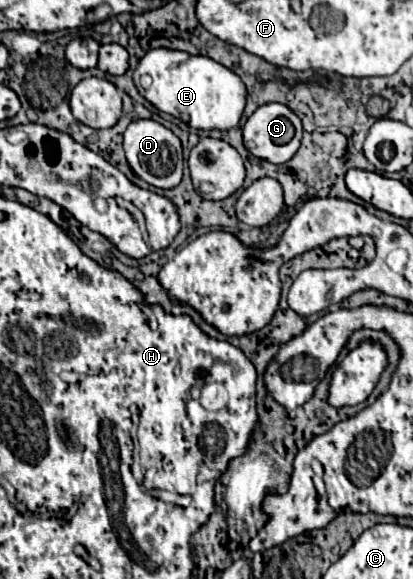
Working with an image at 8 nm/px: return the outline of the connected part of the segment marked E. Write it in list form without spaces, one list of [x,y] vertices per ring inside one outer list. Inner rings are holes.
[[[170,49],[148,51],[140,59],[134,71],[134,83],[140,95],[146,101],[150,101],[158,111],[174,115],[184,123],[188,123],[190,127],[204,131],[212,131],[212,129],[228,131],[236,127],[240,123],[246,105],[246,87],[234,71],[212,61],[210,57],[202,57],[202,55],[194,57],[184,51],[170,51]],[[142,75],[152,77],[150,89],[140,87]]]

